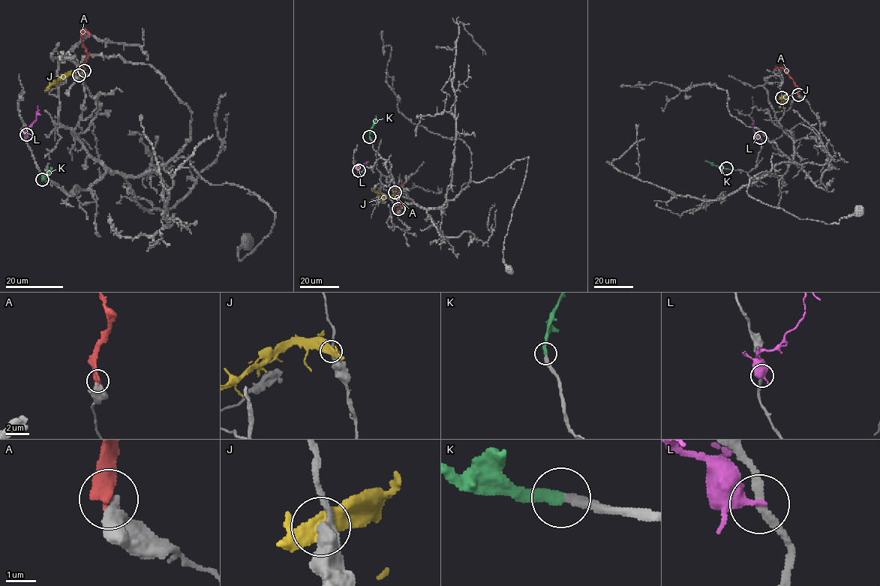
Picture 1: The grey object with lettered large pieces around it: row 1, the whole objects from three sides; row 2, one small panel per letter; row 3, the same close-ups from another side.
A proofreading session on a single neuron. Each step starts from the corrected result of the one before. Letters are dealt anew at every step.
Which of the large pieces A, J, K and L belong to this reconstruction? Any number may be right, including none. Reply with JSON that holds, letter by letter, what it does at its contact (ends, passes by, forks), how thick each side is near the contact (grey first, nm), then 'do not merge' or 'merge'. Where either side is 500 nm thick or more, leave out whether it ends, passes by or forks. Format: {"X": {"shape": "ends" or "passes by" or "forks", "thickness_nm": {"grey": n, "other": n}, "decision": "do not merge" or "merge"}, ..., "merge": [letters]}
{"A": {"thickness_nm": {"grey": 600, "other": 440}, "decision": "do not merge"}, "J": {"shape": "passes by", "thickness_nm": {"grey": 420, "other": 360}, "decision": "do not merge"}, "K": {"shape": "ends", "thickness_nm": {"grey": 240, "other": 280}, "decision": "merge"}, "L": {"shape": "ends", "thickness_nm": {"grey": 240, "other": 360}, "decision": "do not merge"}, "merge": ["K"]}

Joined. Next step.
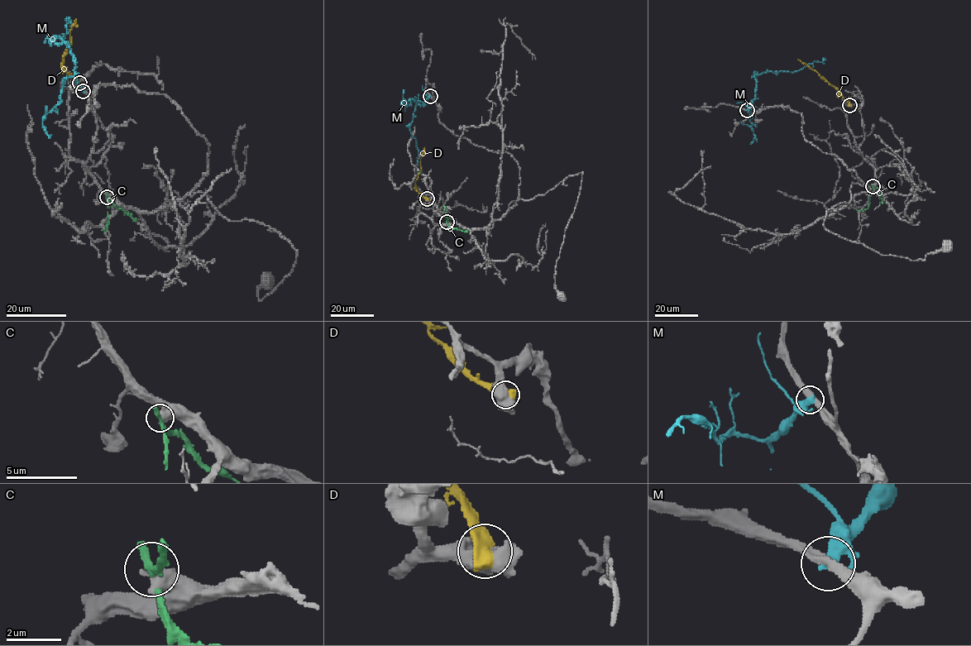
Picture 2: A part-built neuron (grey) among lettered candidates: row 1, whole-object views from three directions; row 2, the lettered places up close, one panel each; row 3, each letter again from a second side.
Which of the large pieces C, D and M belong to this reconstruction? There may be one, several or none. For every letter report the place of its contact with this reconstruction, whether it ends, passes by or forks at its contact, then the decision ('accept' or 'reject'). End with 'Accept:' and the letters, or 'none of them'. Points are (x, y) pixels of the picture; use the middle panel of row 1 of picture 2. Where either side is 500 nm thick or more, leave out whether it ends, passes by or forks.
C: (447, 222) | reject
D: (427, 198) | reject
M: (430, 96) | it passes by | reject
Accept: none of them

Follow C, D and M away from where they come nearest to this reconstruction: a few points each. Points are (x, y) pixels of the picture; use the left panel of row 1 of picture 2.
C: (107, 196), (107, 227), (102, 231)
D: (79, 83), (63, 65), (63, 56), (70, 45), (69, 31), (75, 19)
M: (83, 91), (74, 76), (70, 47), (54, 36), (66, 34), (65, 26), (71, 23), (65, 18)

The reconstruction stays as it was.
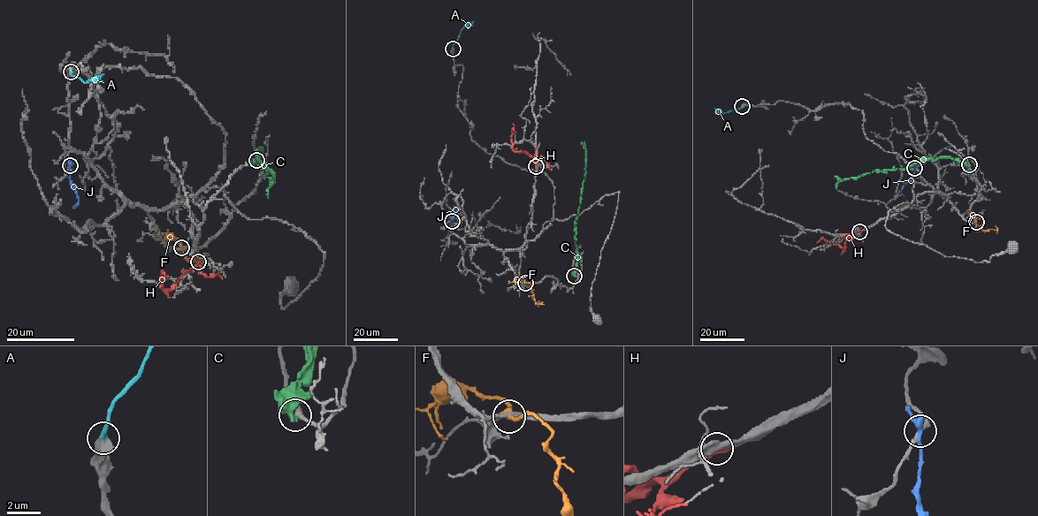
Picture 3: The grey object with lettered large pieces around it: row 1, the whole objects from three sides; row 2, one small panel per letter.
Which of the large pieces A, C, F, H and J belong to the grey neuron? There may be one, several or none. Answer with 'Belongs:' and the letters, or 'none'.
Belongs: A

